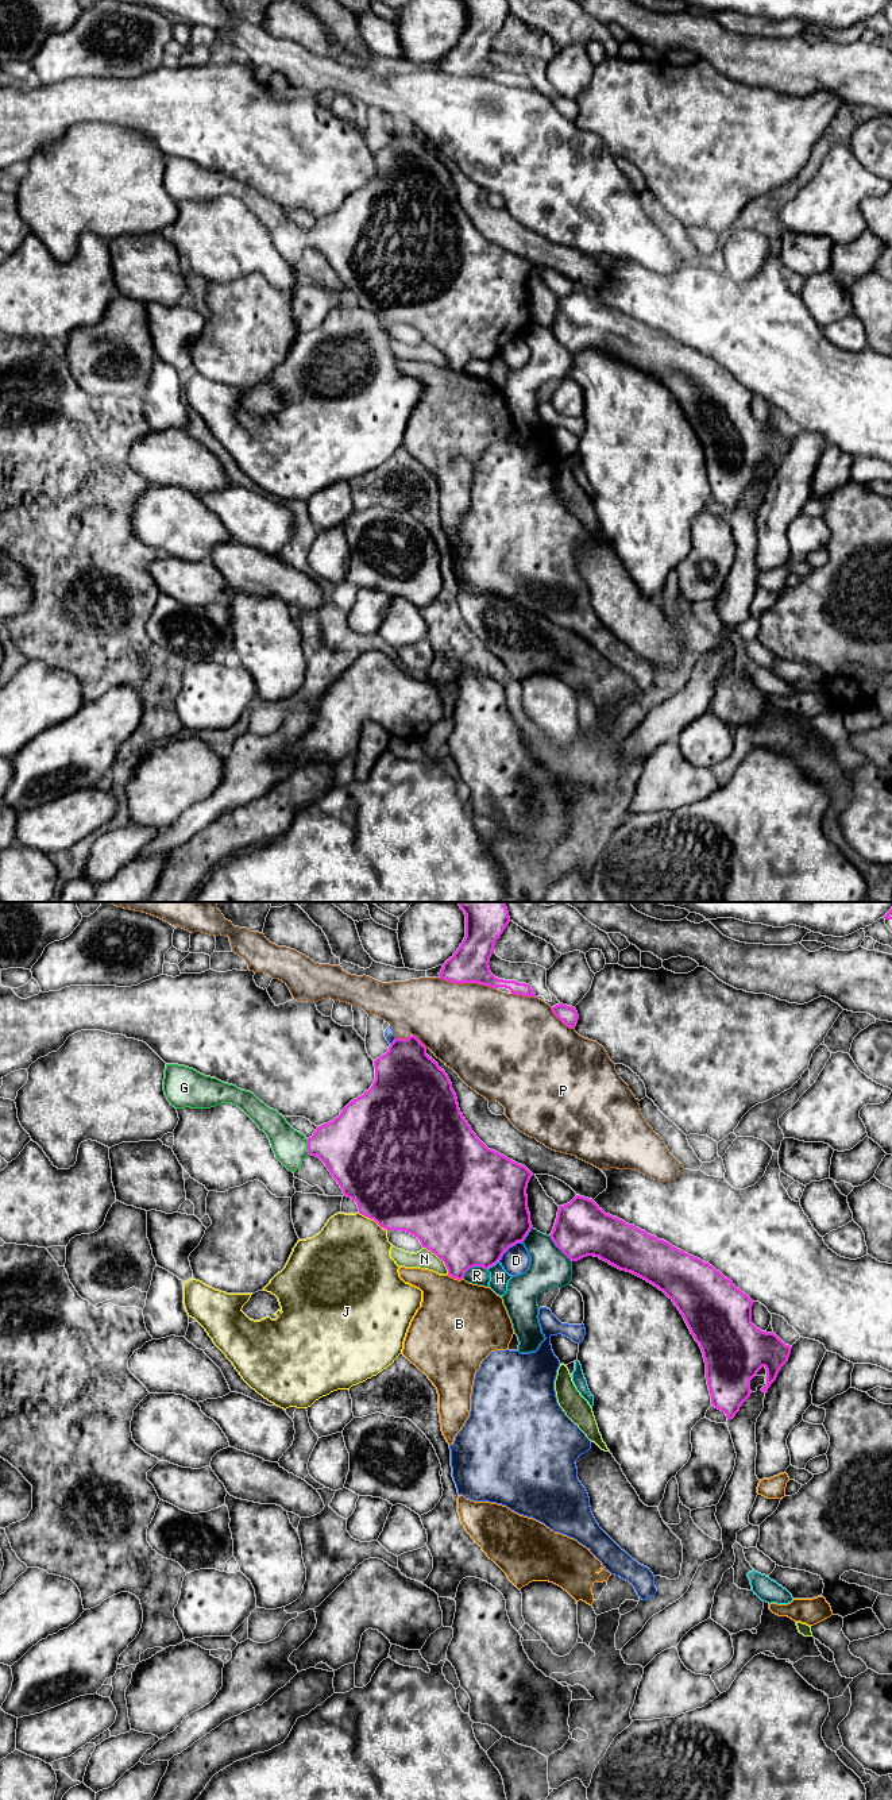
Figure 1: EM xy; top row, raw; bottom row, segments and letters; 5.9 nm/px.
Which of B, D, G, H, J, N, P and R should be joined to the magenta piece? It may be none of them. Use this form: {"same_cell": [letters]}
{"same_cell": ["G"]}

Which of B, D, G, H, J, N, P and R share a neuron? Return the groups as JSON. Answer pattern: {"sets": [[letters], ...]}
{"sets": [["B"], ["D"], ["G"], ["H"], ["J"], ["N"], ["P"], ["R"]]}

